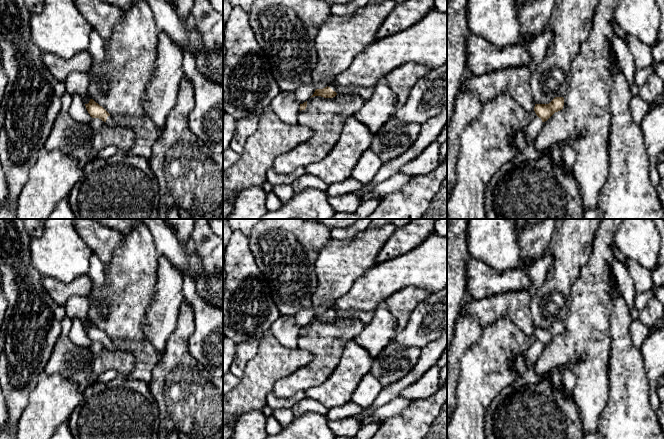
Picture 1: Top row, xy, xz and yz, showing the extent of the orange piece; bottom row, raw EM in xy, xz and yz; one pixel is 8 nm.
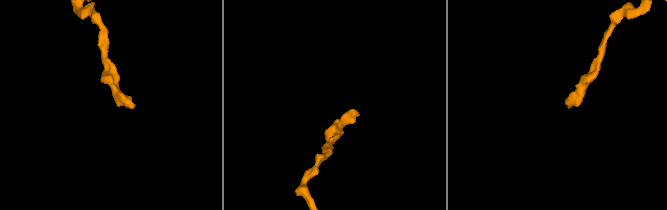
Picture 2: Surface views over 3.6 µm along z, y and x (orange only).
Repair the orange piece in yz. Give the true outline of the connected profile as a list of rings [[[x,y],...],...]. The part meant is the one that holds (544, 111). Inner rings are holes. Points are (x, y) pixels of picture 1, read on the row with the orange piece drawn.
[[[555,97],[549,104],[535,104],[534,111],[536,115],[542,120],[547,121],[555,112],[563,109],[564,98]]]

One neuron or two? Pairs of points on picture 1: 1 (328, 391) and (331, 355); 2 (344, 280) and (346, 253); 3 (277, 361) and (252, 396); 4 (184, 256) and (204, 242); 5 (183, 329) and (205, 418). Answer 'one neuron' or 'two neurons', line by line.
1: two neurons
2: one neuron
3: one neuron
4: two neurons
5: one neuron

